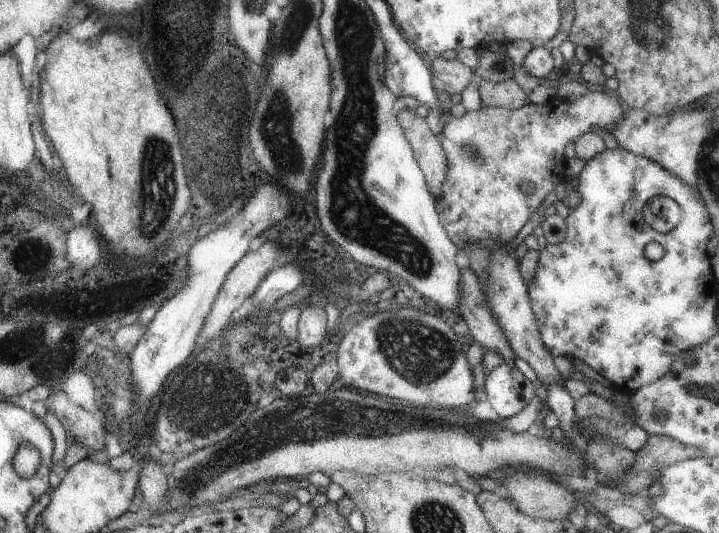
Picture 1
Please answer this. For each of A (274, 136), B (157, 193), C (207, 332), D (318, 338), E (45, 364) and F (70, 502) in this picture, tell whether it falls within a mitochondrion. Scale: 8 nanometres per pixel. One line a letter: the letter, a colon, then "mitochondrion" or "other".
A: mitochondrion
B: mitochondrion
C: other
D: other
E: mitochondrion
F: other

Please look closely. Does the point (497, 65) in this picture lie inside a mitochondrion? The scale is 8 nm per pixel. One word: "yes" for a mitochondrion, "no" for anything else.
yes

